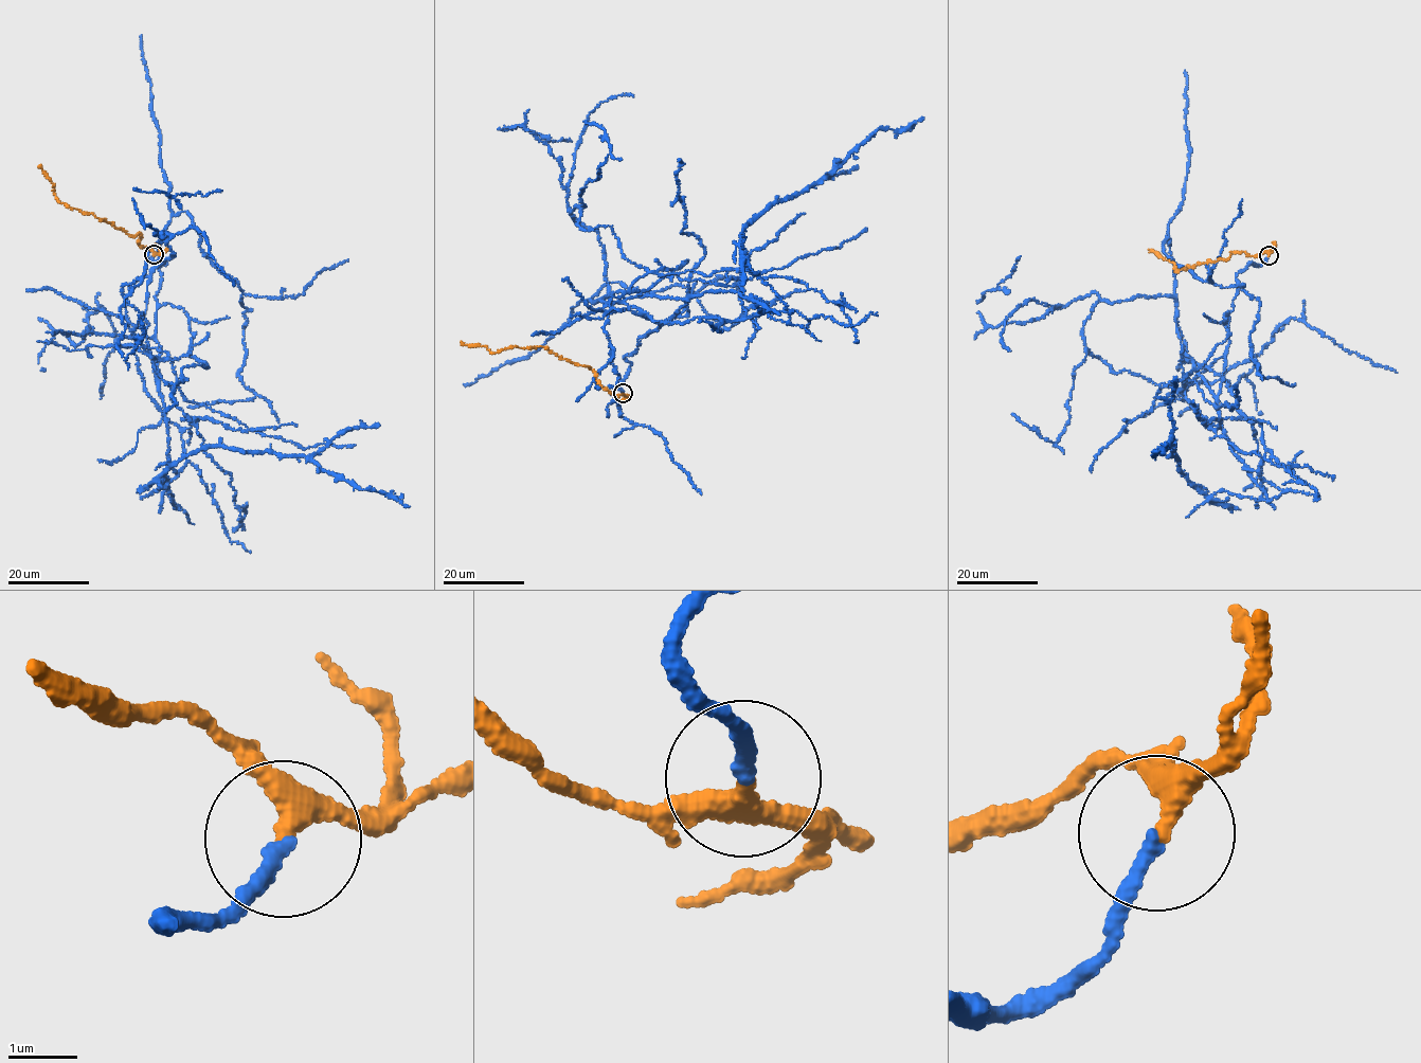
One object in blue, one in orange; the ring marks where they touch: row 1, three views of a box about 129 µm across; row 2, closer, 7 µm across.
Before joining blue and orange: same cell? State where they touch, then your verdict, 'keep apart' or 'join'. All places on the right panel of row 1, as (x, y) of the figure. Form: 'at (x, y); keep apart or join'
at (1269, 255); join

